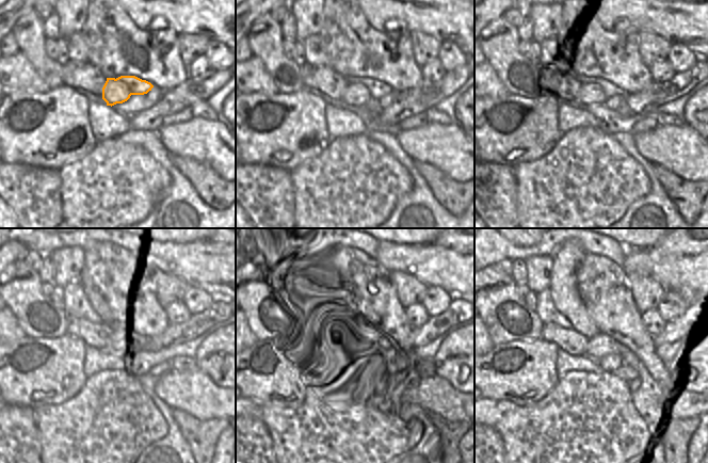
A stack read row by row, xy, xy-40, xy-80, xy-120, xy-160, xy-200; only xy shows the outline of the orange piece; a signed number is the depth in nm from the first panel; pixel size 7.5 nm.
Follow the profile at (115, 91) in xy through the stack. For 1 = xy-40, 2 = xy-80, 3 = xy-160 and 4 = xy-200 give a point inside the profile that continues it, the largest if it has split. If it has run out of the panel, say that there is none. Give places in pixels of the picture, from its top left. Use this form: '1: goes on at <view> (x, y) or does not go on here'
1: goes on at xy-40 (359, 91)
2: goes on at xy-80 (594, 90)
3: goes on at xy-160 (363, 341)
4: goes on at xy-200 (600, 345)

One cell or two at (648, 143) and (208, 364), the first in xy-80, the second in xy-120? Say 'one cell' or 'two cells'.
two cells

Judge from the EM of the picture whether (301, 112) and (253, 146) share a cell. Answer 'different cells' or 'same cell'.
same cell

